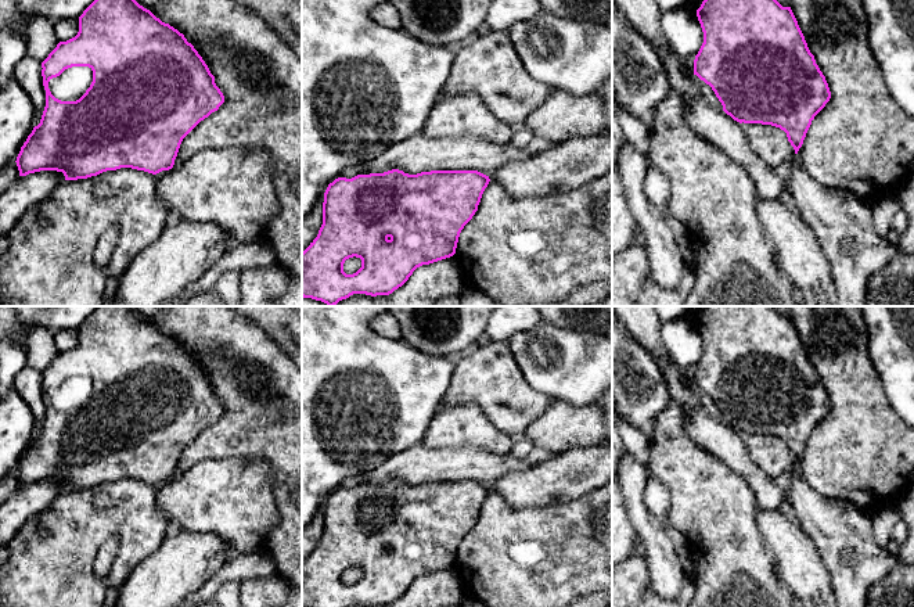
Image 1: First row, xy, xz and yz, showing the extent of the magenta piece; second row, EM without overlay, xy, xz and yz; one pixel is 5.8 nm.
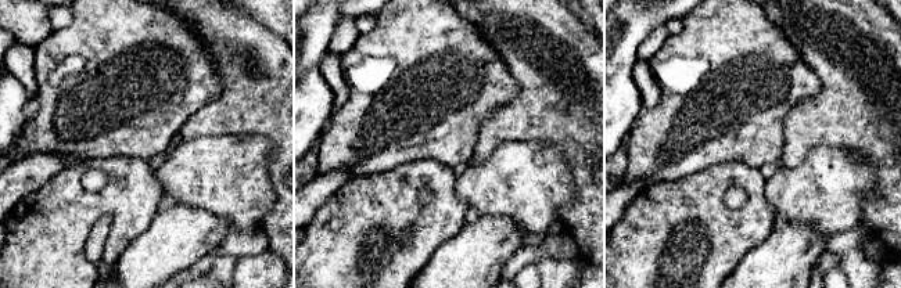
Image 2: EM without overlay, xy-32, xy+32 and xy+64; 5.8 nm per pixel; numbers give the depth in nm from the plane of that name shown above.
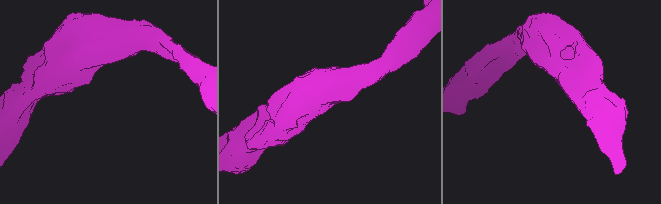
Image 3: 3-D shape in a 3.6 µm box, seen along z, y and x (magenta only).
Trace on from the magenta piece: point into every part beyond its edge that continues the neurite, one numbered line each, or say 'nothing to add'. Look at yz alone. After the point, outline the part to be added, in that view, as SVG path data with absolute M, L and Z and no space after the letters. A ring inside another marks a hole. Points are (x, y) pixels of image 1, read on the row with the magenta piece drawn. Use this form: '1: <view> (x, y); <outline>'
nothing to add

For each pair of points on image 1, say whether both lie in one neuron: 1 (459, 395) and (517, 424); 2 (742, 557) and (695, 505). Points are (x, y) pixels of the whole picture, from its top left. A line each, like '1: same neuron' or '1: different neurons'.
1: same neuron
2: same neuron

